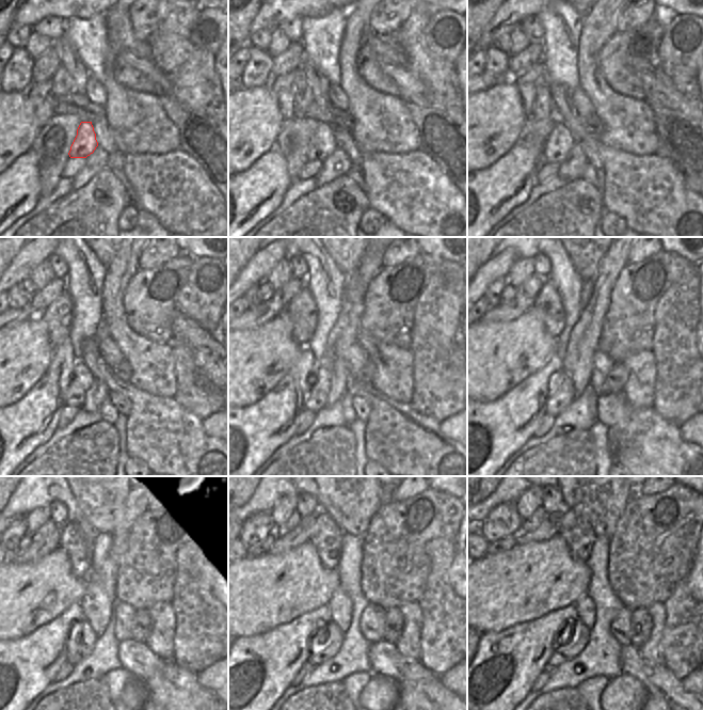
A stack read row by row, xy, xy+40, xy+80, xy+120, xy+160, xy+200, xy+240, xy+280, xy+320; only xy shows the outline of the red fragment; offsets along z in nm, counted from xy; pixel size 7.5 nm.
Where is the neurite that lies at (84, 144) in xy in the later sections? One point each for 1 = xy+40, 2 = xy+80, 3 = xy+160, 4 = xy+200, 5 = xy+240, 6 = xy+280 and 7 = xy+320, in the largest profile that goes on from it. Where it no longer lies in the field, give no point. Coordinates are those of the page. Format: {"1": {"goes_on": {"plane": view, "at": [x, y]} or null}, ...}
{"1": {"goes_on": {"plane": "xy+40", "at": [322, 144]}}, "2": {"goes_on": {"plane": "xy+80", "at": [560, 141]}}, "3": {"goes_on": {"plane": "xy+160", "at": [316, 399]}}, "4": {"goes_on": {"plane": "xy+200", "at": [558, 399]}}, "5": {"goes_on": {"plane": "xy+240", "at": [82, 637]}}, "6": {"goes_on": {"plane": "xy+280", "at": [321, 651]}}, "7": {"goes_on": {"plane": "xy+320", "at": [570, 650]}}}

